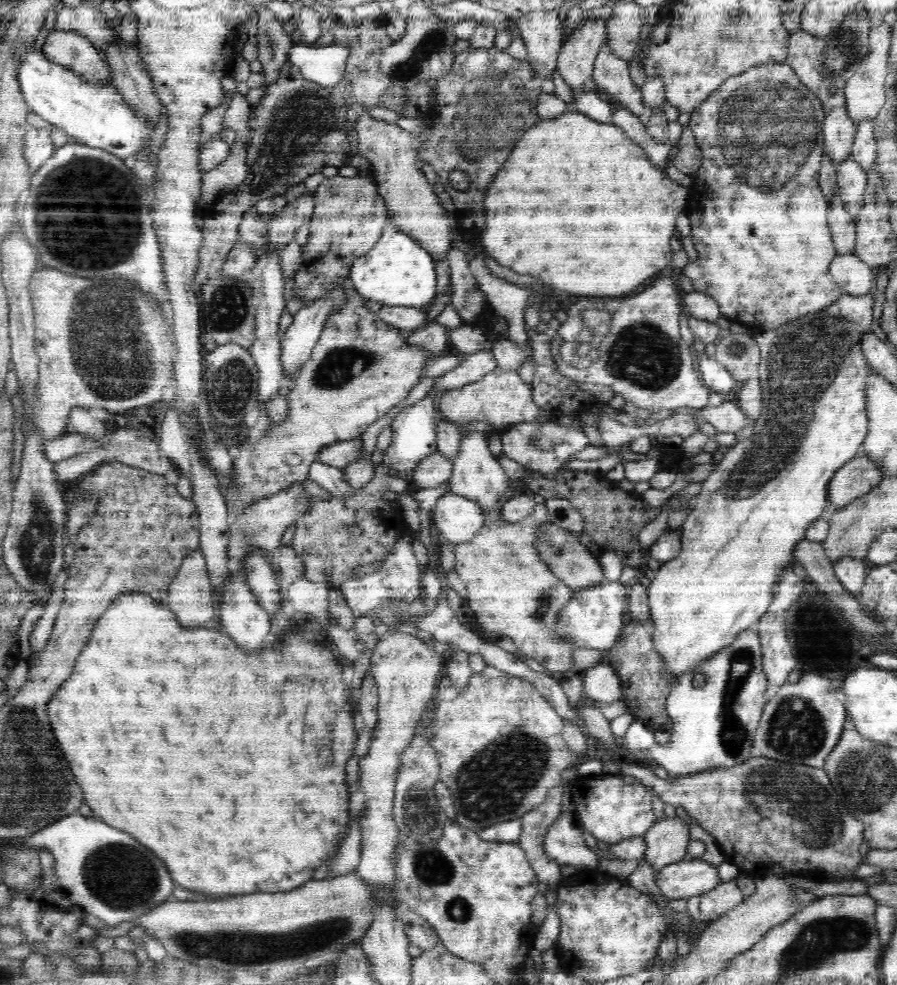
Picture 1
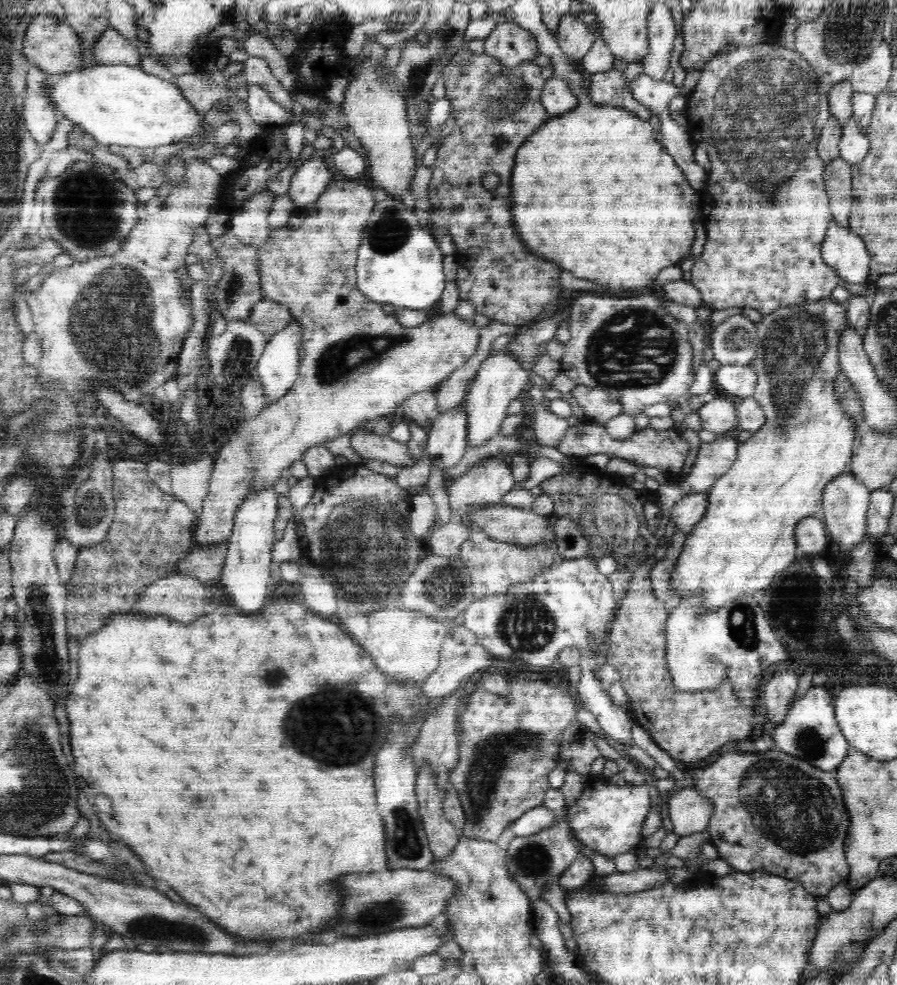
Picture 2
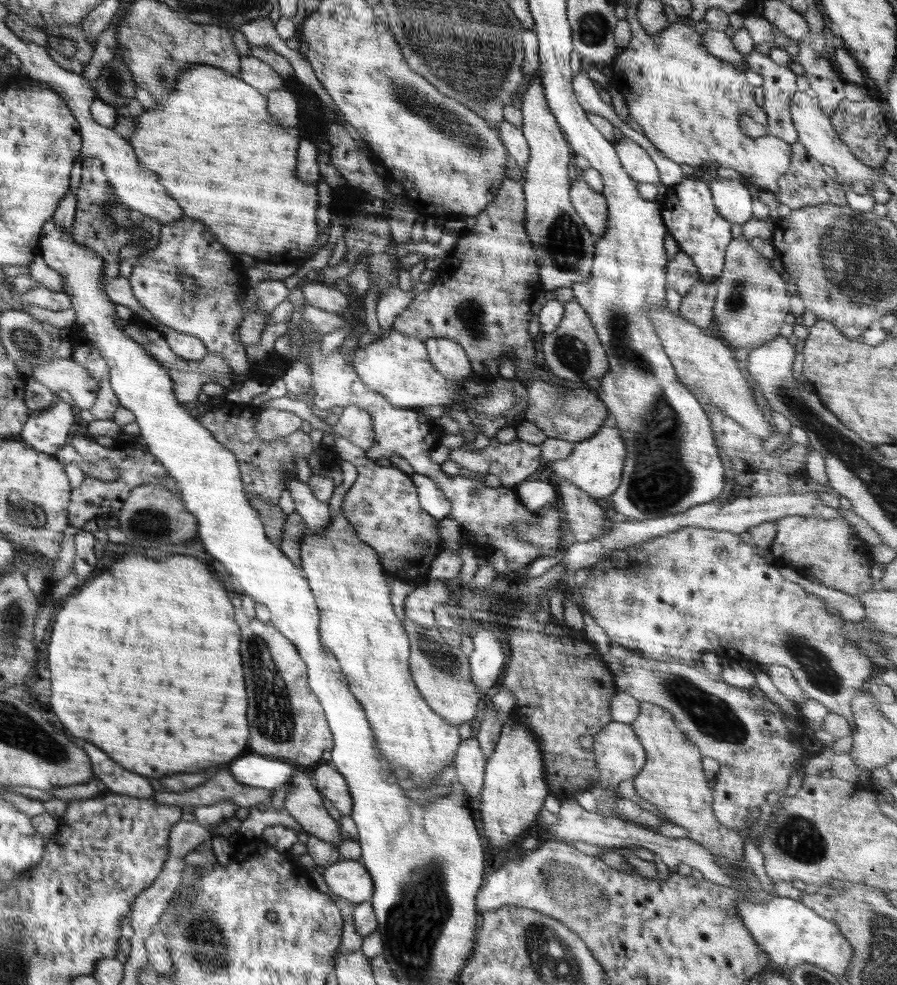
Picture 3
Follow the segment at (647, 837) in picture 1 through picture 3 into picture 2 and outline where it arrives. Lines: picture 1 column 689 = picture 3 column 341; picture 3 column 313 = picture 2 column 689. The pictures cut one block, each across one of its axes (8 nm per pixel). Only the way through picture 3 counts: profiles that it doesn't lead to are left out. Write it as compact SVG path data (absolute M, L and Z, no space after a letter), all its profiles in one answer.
M687 779L682 787L668 800L668 812L673 824L672 832L680 837L688 836L706 829L712 816L714 803L706 799Z

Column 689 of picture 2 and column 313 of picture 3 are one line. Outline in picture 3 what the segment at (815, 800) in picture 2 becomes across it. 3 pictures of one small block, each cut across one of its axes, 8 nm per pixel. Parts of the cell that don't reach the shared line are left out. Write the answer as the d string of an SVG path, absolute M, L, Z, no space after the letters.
M332 764L320 765L309 772L318 792L330 800L340 815L352 814L352 800L346 779Z

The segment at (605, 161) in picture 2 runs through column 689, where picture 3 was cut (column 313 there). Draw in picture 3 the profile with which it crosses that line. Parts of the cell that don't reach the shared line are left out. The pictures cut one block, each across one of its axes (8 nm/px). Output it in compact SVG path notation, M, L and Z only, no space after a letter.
M194 64L194 66L186 68L180 74L176 84L178 84L178 88L176 88L176 92L172 96L161 99L162 102L157 102L157 104L160 104L158 110L144 109L144 114L139 117L133 117L137 124L137 130L128 142L134 149L140 165L147 170L150 168L150 170L154 170L158 174L160 184L180 204L180 208L184 210L186 216L202 216L198 220L202 220L214 232L216 239L231 253L243 252L255 257L258 262L266 264L294 266L295 264L300 264L300 262L306 262L308 254L312 256L318 250L322 250L326 246L326 242L328 242L328 234L324 234L318 228L318 222L316 222L316 210L318 210L318 196L316 194L318 194L318 187L316 184L300 182L297 176L297 152L301 142L298 126L288 128L283 126L283 124L276 123L267 110L267 96L262 95L258 89L246 84L241 78L234 77L221 68Z

